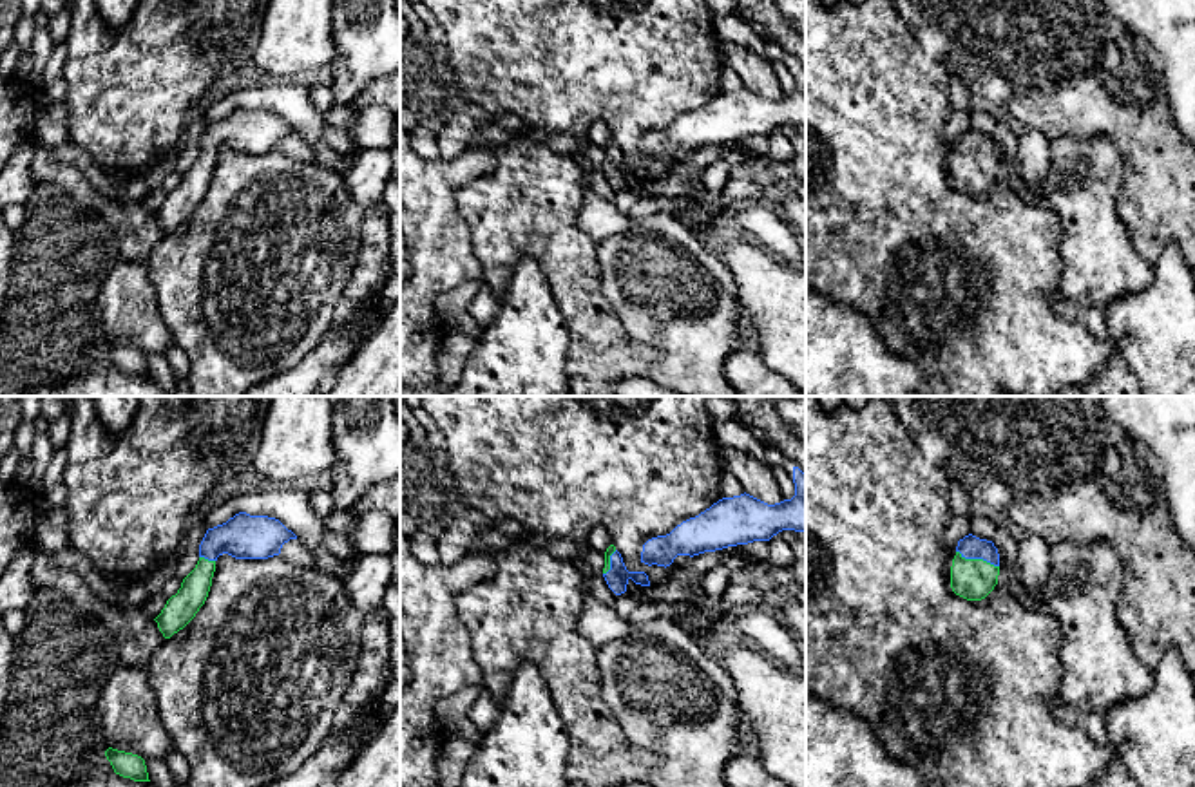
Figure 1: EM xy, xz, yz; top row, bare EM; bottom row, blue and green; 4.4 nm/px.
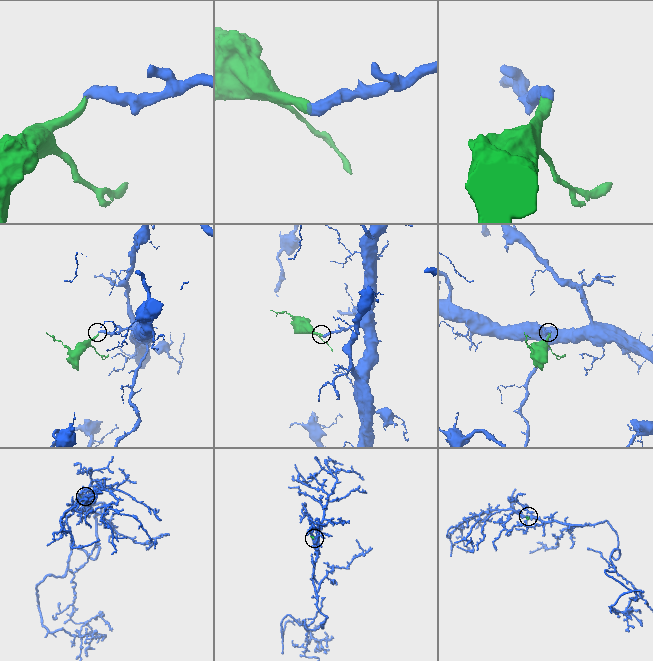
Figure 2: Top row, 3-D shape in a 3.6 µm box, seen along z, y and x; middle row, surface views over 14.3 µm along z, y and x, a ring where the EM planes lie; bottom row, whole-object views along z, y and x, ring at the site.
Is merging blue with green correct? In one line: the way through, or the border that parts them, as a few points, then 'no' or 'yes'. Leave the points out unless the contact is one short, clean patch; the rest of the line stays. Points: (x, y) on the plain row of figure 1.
across yz (971, 142), (978, 152), (973, 174) | yes

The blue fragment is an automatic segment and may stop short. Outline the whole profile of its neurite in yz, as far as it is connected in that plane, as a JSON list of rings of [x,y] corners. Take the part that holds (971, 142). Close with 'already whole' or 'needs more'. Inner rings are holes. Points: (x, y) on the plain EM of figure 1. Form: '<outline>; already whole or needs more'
[[[972,128],[958,136],[951,161],[951,183],[967,195],[985,194],[998,179],[999,148],[992,136]]]; needs more

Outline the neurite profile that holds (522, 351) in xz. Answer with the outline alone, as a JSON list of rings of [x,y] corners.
[[[520,259],[500,309],[474,342],[456,387],[440,396],[570,396],[567,347],[567,320],[543,271],[534,259]]]

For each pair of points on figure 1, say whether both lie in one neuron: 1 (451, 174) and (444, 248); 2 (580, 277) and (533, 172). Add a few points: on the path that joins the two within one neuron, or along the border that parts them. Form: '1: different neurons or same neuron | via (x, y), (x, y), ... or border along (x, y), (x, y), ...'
1: same neuron | via (444, 192), (444, 230)
2: same neuron | via (564, 252), (535, 216), (533, 198)

